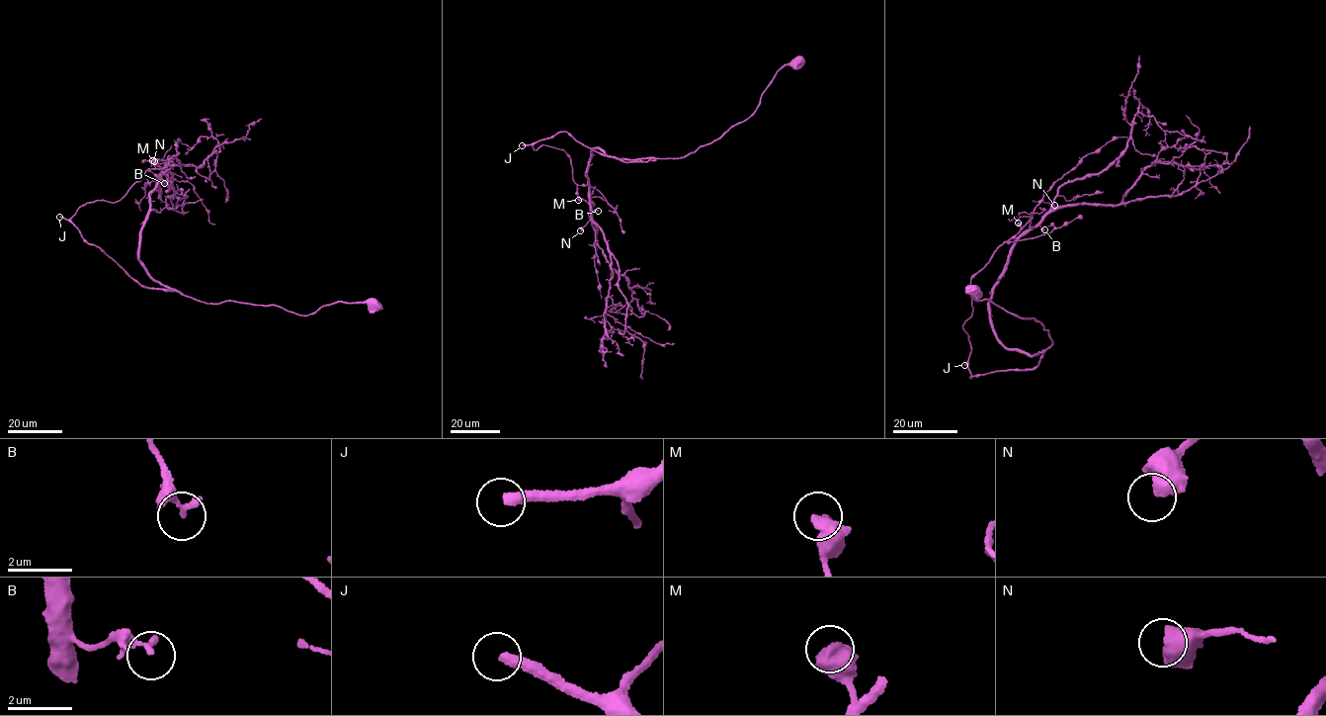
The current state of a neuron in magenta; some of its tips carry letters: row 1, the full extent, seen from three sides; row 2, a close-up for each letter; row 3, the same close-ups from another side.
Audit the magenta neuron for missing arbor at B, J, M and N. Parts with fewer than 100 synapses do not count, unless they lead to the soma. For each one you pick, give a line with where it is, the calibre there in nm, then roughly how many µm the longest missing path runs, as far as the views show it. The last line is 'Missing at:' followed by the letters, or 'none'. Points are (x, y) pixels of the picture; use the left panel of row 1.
J: (59, 217) | 320 nm | 170 µm
Missing at: J

